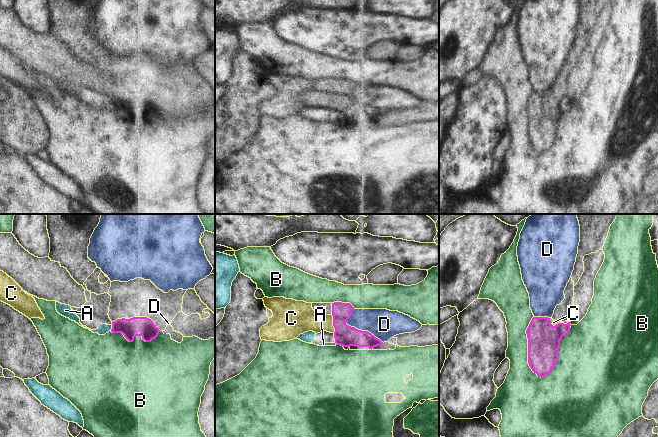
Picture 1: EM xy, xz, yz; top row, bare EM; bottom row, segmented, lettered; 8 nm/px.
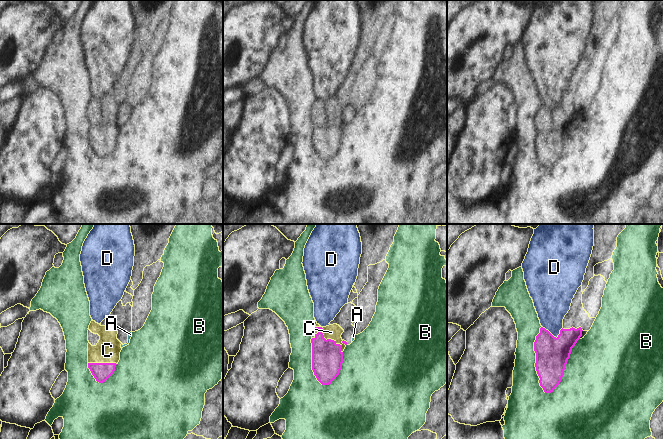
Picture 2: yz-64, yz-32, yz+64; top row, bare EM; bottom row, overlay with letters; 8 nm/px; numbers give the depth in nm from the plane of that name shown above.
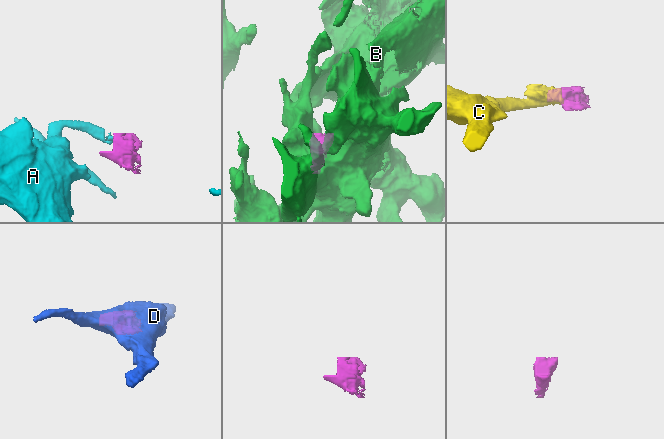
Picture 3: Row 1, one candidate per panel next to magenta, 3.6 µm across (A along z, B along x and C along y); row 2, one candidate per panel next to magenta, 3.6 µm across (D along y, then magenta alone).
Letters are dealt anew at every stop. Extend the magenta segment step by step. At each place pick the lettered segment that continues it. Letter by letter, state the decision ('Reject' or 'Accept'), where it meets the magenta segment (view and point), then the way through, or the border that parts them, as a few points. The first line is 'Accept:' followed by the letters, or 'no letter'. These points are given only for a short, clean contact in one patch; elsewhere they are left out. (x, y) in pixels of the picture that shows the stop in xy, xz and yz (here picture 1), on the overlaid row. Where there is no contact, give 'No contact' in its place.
Accept: C
A: Reject. Touches magenta at xy (112, 328). Boundary: xy (112, 325), (110, 330)
B: Reject. Touches magenta at yz (557, 355)
C: Accept. Touches magenta at xz (333, 324). Path across: xz (345, 335), (333, 324), (315, 322), (303, 318)
D: Reject. Touches magenta at xz (357, 329)

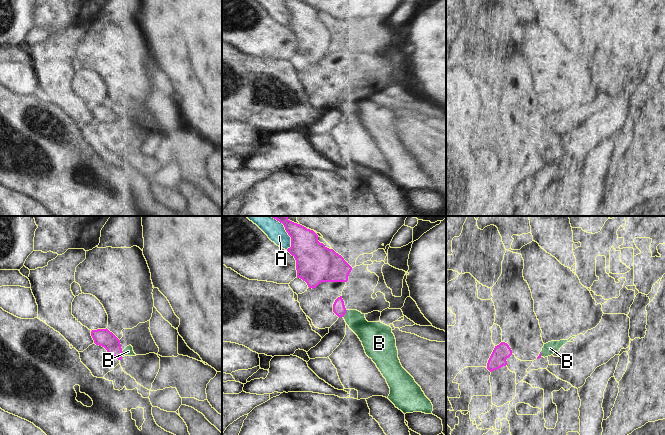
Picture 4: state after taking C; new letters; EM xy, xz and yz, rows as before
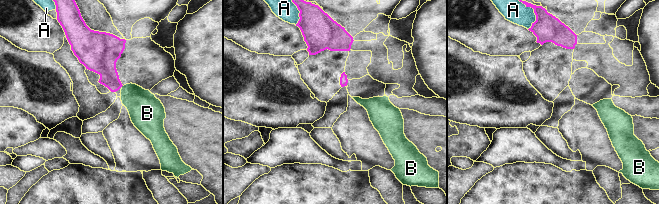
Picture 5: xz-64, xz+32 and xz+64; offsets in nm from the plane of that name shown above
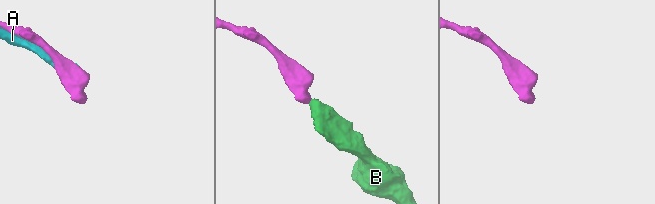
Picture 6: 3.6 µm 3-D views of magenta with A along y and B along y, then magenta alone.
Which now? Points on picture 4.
Accept: B
A: Reject. Touches magenta at xz (285, 229)
B: Accept. Touches magenta at xz (345, 312). Path across: xz (339, 309), (345, 312), (368, 332)

